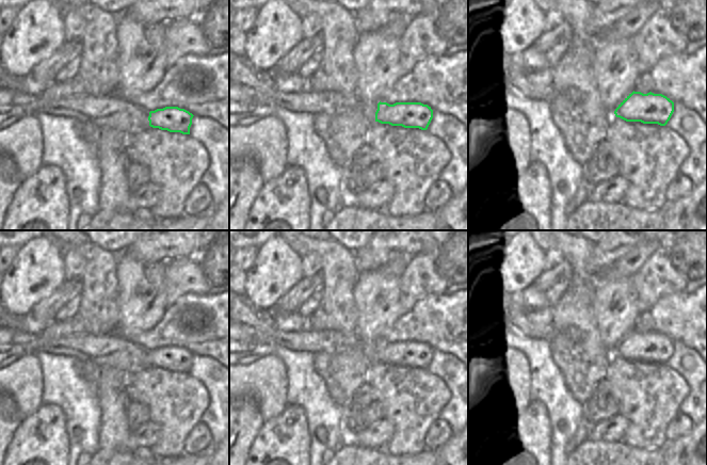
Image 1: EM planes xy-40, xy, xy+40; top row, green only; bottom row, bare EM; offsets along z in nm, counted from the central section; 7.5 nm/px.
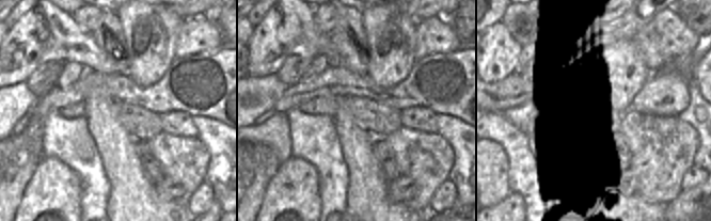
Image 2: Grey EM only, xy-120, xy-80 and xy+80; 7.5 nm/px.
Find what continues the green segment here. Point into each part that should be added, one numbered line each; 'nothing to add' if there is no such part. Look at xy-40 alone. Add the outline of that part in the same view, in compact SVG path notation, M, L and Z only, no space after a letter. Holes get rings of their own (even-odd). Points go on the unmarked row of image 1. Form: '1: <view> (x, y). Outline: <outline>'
nothing to add

